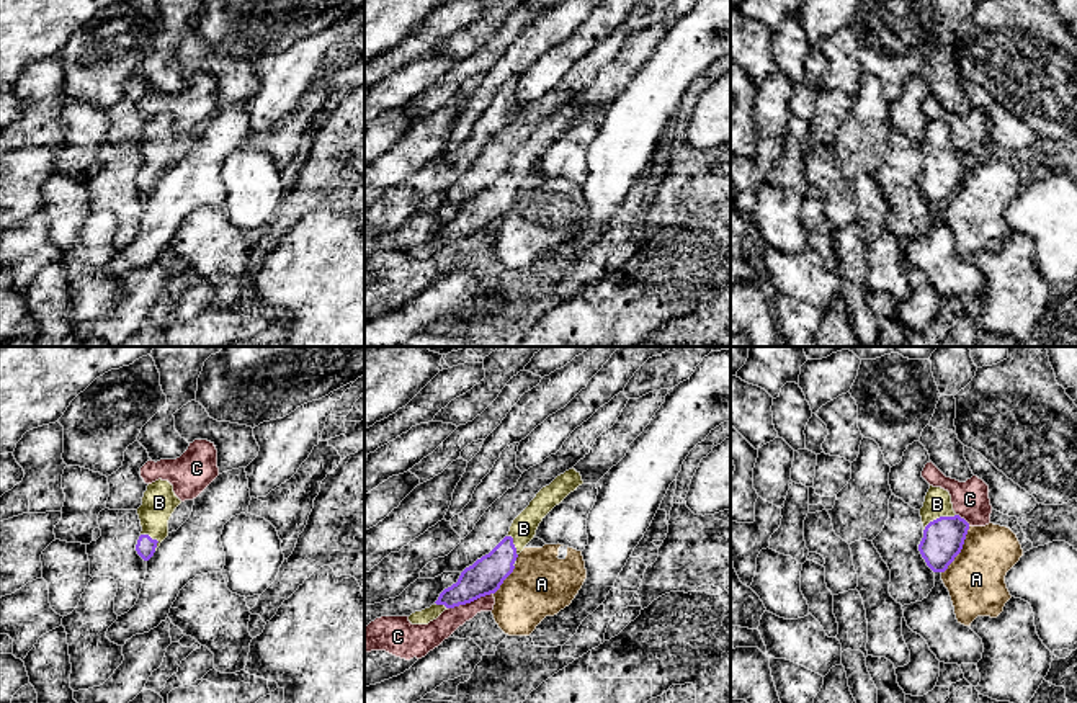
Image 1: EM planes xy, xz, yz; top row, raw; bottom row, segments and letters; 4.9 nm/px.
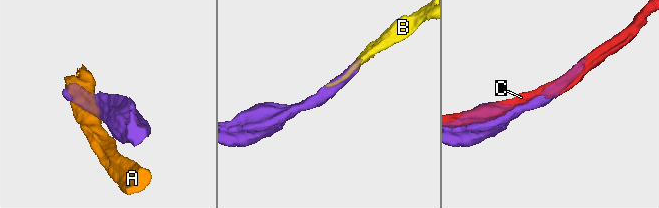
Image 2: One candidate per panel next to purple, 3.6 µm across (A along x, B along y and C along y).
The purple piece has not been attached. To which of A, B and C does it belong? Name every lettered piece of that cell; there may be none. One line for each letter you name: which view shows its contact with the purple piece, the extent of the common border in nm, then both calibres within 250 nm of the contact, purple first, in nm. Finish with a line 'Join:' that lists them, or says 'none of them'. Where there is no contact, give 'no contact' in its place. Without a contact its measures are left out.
B: contact in yz; length 180 nm; calibres 200 and 130 nm
Join: B

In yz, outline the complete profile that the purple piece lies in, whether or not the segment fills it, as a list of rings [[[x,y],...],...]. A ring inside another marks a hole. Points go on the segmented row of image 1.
[[[930,486],[920,508],[923,538],[918,551],[933,572],[945,572],[961,553],[969,523],[954,513],[951,495]]]

